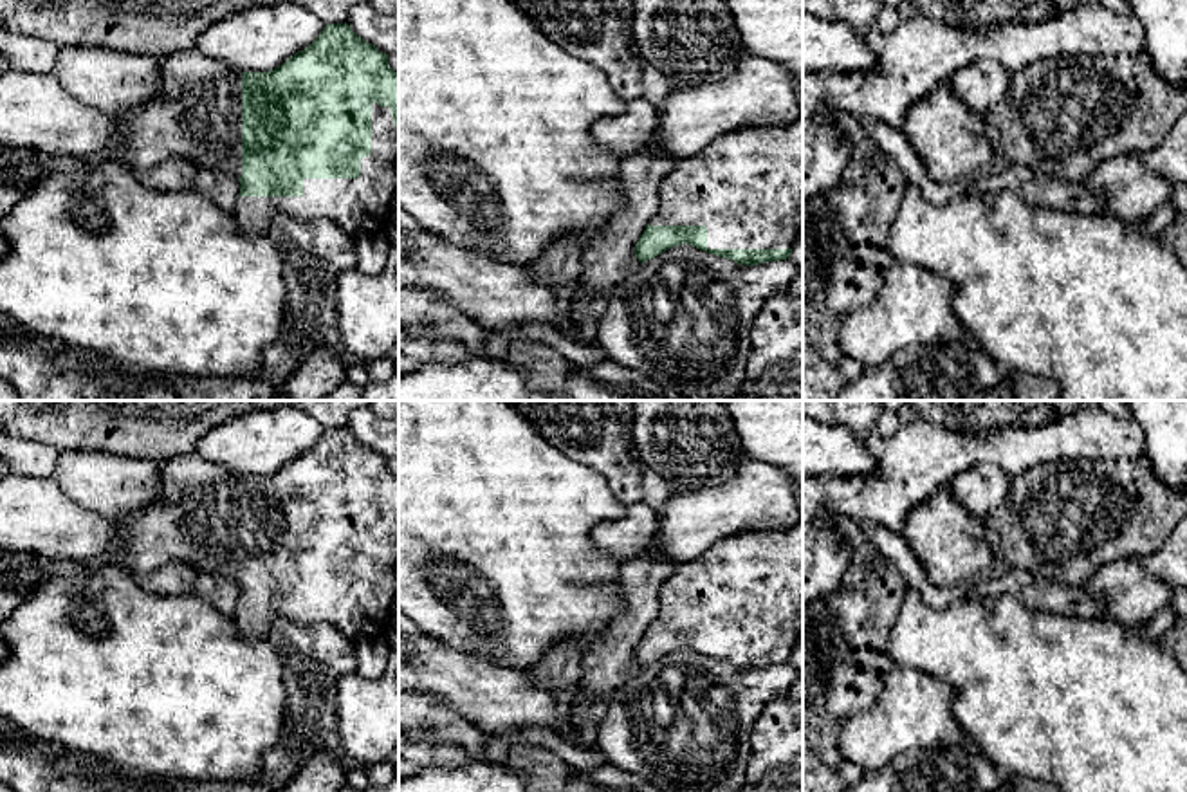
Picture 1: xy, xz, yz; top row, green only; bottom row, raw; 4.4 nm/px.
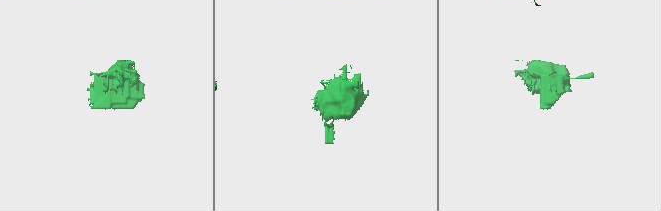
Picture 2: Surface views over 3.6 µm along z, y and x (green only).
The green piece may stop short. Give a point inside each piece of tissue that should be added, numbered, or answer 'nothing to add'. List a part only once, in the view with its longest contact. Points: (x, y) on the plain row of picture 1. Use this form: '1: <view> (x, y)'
1: xy (361, 610)

